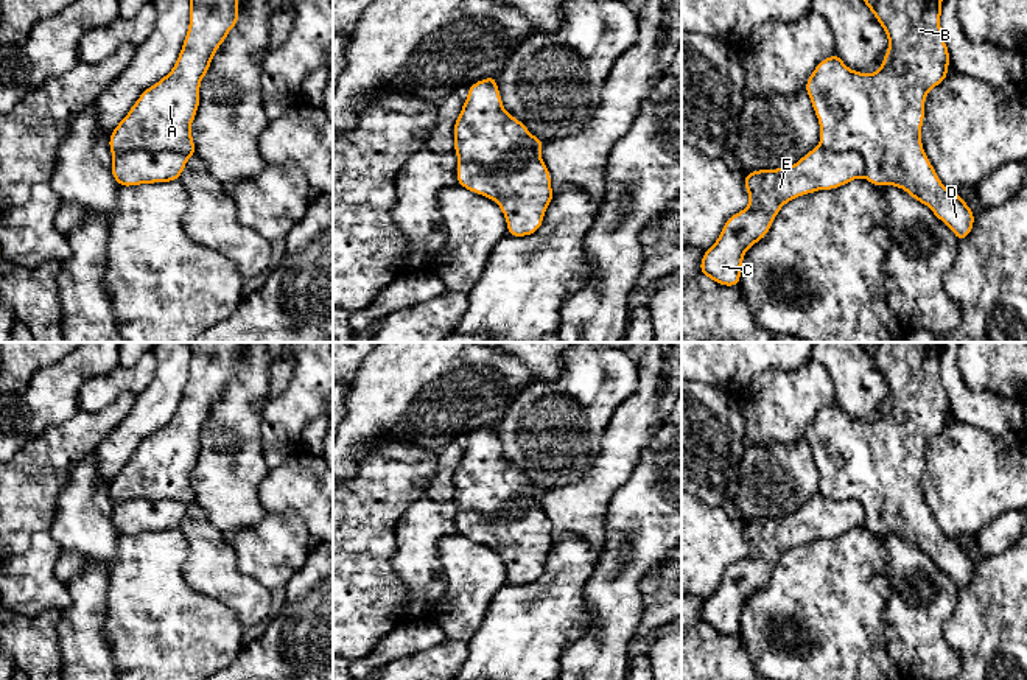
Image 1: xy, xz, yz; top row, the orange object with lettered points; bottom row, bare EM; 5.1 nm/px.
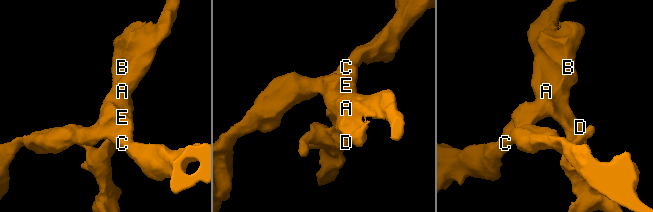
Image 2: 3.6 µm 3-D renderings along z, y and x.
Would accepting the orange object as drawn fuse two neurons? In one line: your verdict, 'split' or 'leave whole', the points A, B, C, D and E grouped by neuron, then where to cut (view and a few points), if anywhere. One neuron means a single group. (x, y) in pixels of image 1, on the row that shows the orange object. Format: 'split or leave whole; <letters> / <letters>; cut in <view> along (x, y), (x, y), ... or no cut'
split; A B D / C E; cut in xz along (539, 151), (518, 148), (511, 170), (459, 162)

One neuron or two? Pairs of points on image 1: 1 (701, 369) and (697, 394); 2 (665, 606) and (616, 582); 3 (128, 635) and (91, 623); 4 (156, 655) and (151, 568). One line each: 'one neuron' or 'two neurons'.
1: two neurons
2: two neurons
3: two neurons
4: one neuron

